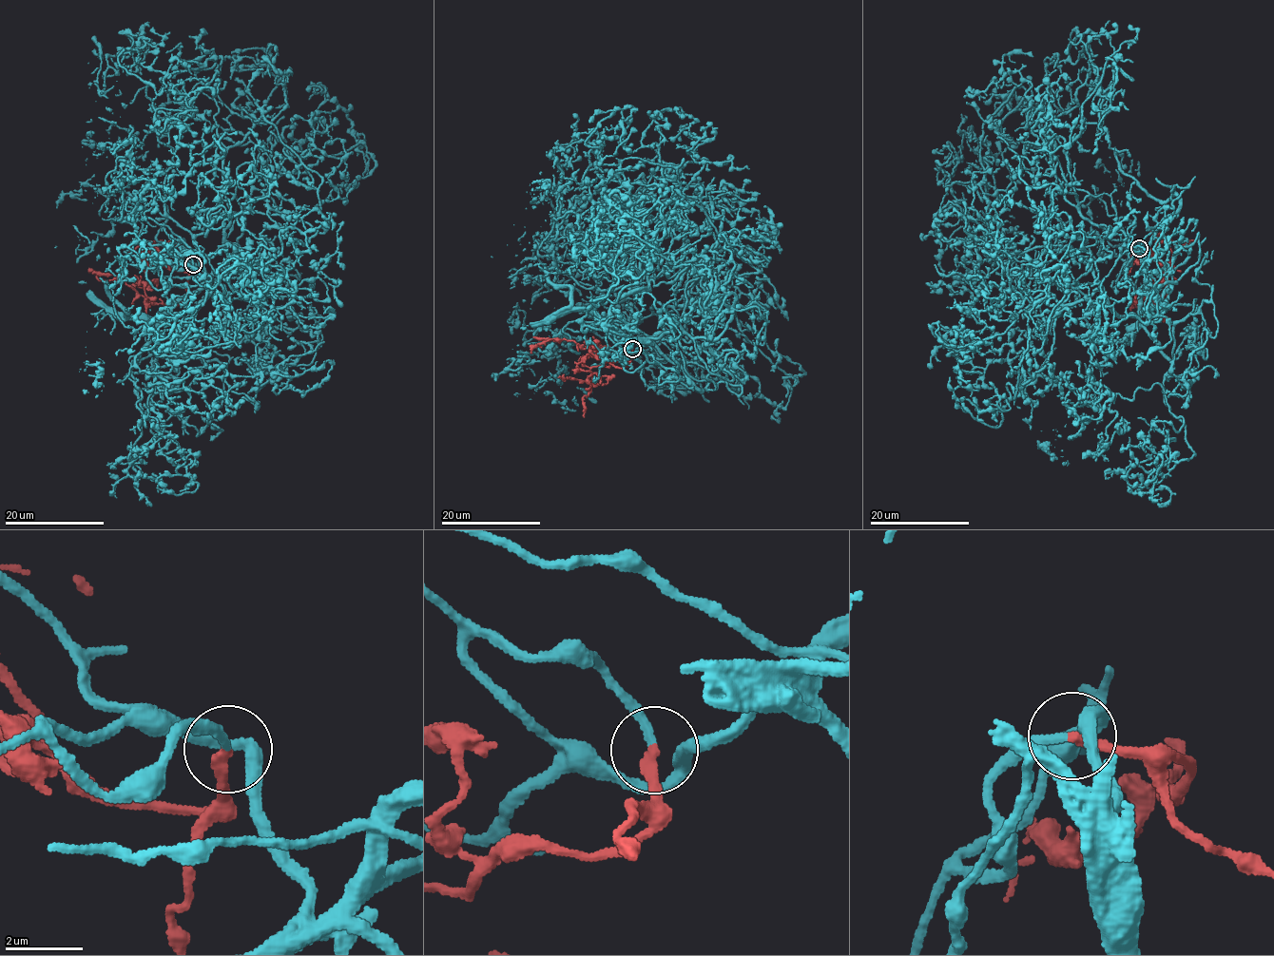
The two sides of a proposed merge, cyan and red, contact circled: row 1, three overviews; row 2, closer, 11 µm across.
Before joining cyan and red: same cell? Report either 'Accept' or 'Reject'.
Accept

